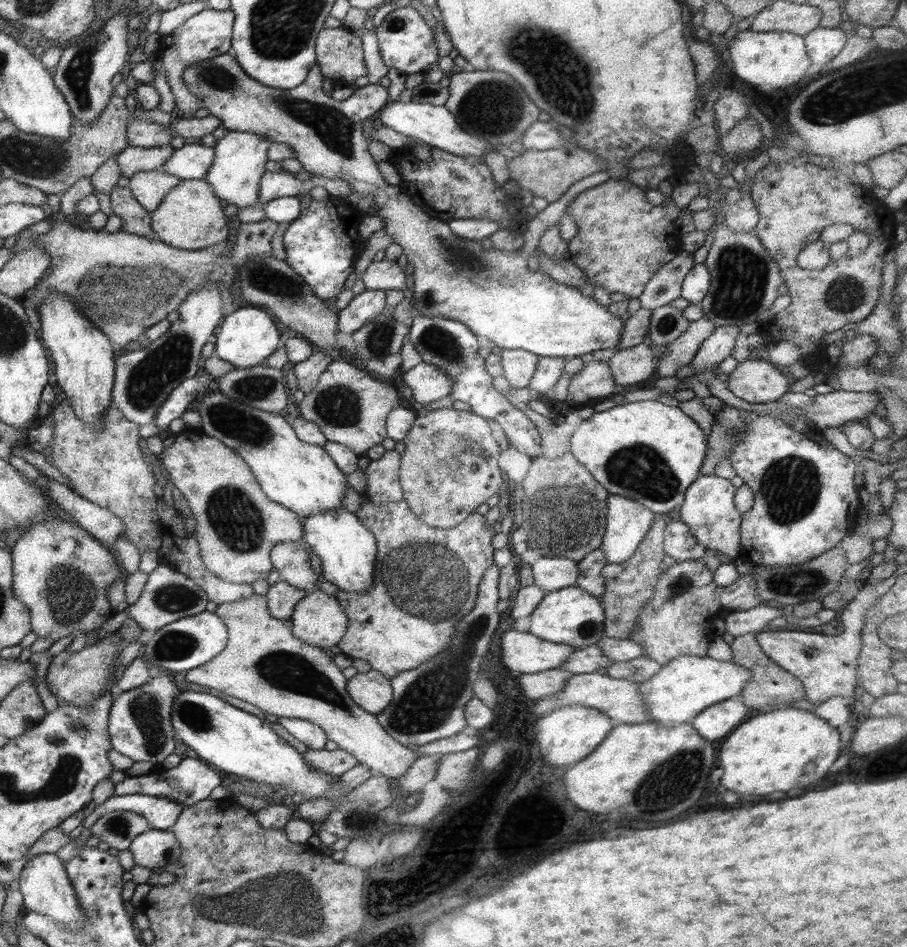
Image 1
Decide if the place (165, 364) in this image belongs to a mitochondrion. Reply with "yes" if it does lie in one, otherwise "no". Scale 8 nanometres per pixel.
yes

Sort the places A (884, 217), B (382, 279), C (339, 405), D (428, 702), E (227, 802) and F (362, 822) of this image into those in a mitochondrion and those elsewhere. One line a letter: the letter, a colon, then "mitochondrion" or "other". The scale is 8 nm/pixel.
A: other
B: other
C: mitochondrion
D: mitochondrion
E: other
F: mitochondrion

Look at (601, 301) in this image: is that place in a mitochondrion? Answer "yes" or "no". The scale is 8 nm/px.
no

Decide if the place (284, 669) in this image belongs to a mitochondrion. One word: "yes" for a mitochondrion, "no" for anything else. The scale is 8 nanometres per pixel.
yes

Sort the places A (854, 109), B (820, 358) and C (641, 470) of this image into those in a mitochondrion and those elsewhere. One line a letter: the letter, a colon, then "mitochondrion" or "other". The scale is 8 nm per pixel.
A: mitochondrion
B: other
C: mitochondrion

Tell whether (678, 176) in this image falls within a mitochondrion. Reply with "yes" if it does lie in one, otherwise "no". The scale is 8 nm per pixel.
no

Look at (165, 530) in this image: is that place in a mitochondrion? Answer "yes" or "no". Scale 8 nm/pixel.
no

